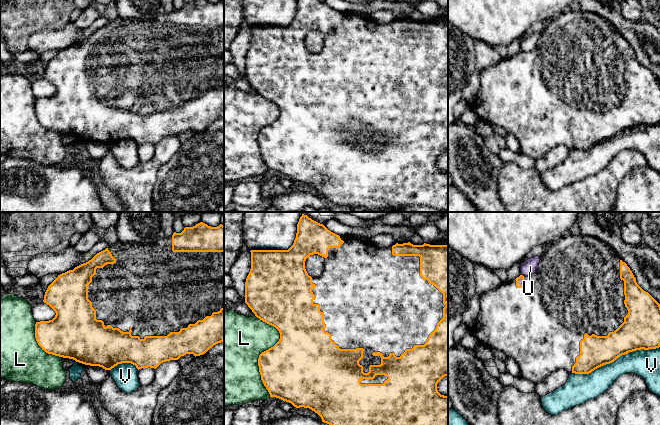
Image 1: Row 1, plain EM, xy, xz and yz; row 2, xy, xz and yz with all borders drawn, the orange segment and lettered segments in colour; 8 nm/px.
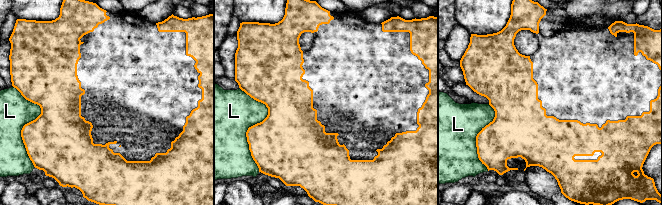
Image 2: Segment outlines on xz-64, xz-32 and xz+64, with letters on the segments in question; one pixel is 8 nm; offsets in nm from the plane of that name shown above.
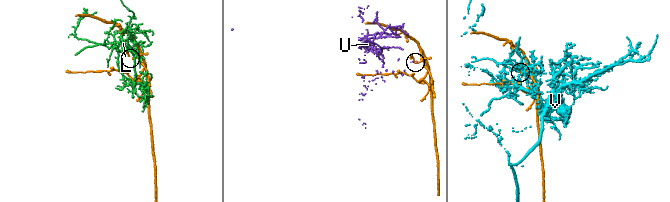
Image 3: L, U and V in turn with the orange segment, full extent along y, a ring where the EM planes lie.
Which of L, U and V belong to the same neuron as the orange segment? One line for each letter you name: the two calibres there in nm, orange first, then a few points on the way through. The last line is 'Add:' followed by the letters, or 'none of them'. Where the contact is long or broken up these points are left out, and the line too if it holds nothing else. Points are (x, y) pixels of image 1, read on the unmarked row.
Add: none of them

